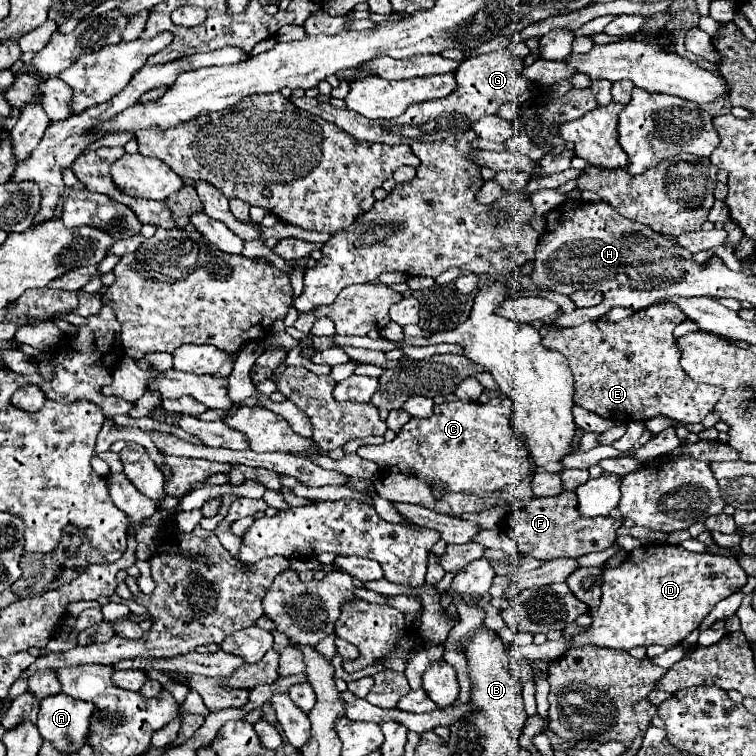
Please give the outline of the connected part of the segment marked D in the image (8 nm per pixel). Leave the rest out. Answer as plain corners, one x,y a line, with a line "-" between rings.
642,545
630,555
648,555
648,561
626,559
618,569
604,569
602,603
590,609
592,623
572,635
568,649
582,645
632,649
642,645
672,647
694,631
712,607
746,585
746,571
736,557
692,553
680,545

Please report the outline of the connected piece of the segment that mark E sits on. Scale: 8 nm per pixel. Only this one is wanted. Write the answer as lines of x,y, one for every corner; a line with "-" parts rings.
658,303
618,323
598,319
578,327
552,329
544,343
566,357
574,377
574,399
584,409
612,421
646,421
664,415
680,423
700,423
714,409
722,391
698,385
682,371
674,329
684,319
678,305

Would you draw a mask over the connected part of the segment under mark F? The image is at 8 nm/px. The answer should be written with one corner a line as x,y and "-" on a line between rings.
562,491
560,495
554,495
554,497
534,497
532,501
528,501
528,505
524,509
512,513
508,517
508,535
514,539
520,553
550,561
550,559
558,559
558,557
582,557
582,555
592,553
592,551
608,549
616,541
616,529
620,525
622,525
622,521
614,521
612,517
594,517
594,519
578,517
574,493

